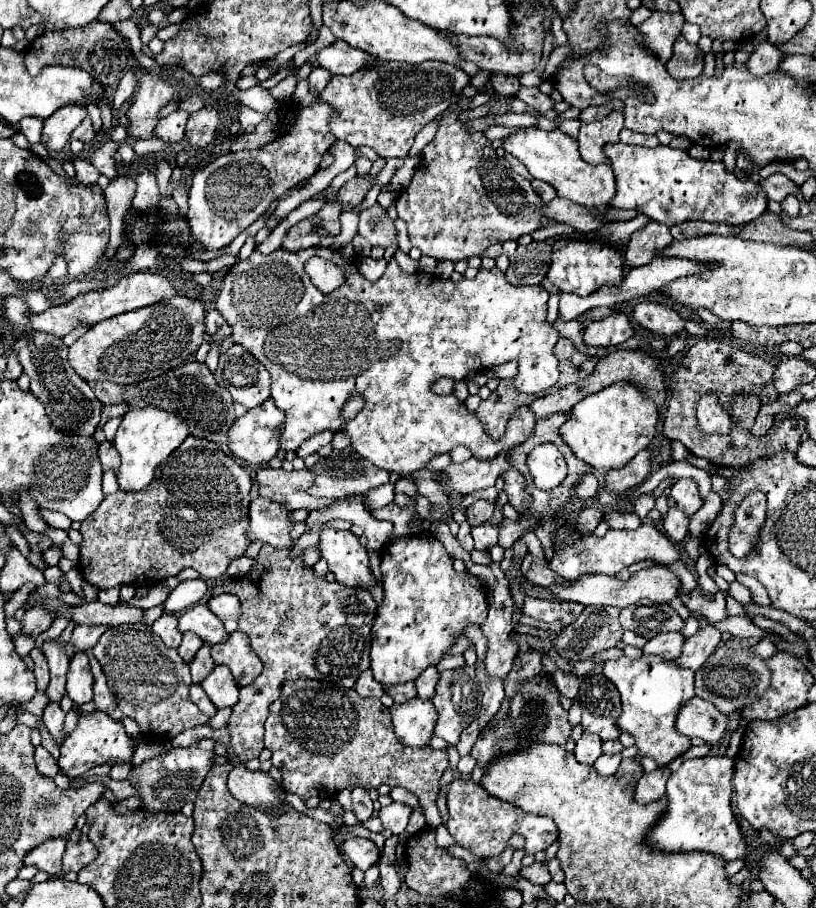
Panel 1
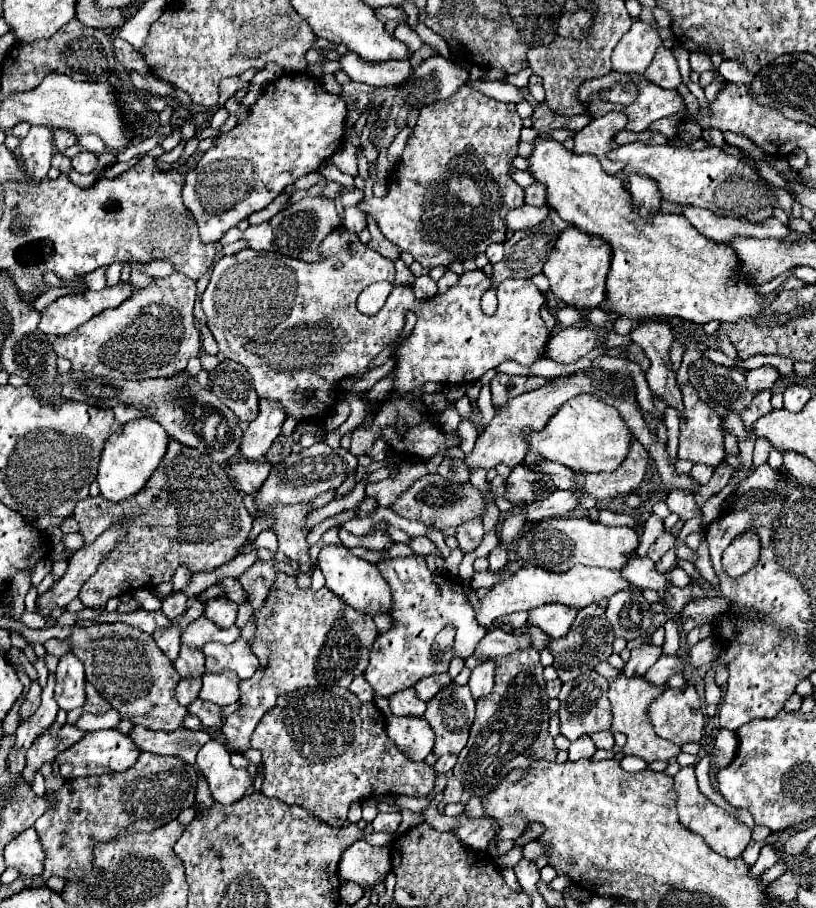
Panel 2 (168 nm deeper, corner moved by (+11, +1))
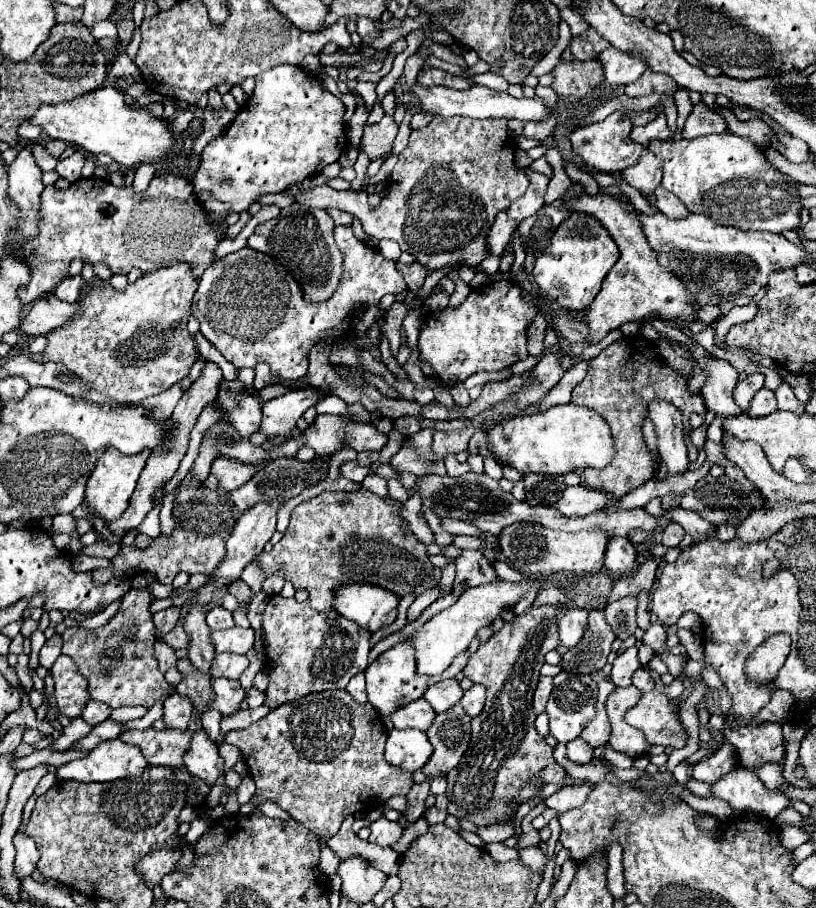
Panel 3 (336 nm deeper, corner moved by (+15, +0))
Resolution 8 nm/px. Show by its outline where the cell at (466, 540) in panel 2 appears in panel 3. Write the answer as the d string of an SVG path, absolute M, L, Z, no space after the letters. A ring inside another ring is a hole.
M462 549L460 557L456 557L454 563L456 563L454 593L464 593L464 589L498 581L496 573L492 569L492 563L488 563L480 551Z

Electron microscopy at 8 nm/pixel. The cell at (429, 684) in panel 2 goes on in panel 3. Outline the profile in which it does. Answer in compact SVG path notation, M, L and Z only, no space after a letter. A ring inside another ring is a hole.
M444 679L436 685L430 685L424 693L424 699L434 707L436 713L442 713L446 709L450 709L454 703L458 703L462 699L464 691L460 689L456 679Z

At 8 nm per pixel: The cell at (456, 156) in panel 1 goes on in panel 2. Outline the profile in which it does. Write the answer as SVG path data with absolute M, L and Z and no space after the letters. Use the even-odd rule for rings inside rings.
M464 86L456 96L428 104L420 110L402 160L388 180L388 194L384 198L364 198L356 206L376 220L384 238L400 250L410 252L424 268L470 260L472 256L482 254L490 244L504 242L504 216L524 200L520 194L524 188L520 188L510 176L512 158L518 154L520 130L522 118L516 112L516 104L492 100L482 92Z

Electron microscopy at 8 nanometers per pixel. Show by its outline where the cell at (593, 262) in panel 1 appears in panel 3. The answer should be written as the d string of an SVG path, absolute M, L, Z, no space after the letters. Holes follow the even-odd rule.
M572 213L554 233L546 251L536 257L534 281L546 295L568 311L586 311L600 291L600 283L618 261L618 247L608 231L590 215Z

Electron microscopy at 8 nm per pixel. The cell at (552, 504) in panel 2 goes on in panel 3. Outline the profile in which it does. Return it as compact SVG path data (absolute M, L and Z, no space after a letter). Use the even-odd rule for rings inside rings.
M578 485L578 487L568 487L564 491L564 497L552 503L550 507L558 509L566 517L572 517L572 515L588 515L592 511L598 511L610 501L616 501L616 499L608 493L600 493L594 489L586 489L584 485Z

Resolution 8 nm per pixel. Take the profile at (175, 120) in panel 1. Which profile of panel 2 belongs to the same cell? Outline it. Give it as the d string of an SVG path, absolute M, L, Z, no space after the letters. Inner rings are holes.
M80 152L78 156L72 158L72 168L76 172L80 172L80 174L90 174L94 170L94 166L96 166L96 158L98 156L92 154L92 152Z

